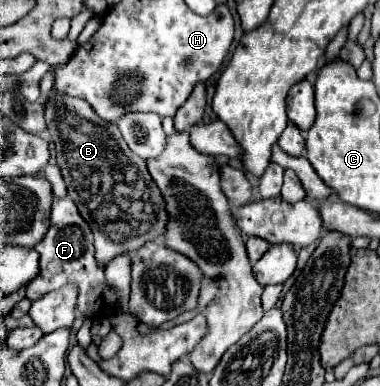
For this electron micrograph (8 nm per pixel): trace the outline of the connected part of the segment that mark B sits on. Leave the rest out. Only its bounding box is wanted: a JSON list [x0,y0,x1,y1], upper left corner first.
[45,93,167,263]

